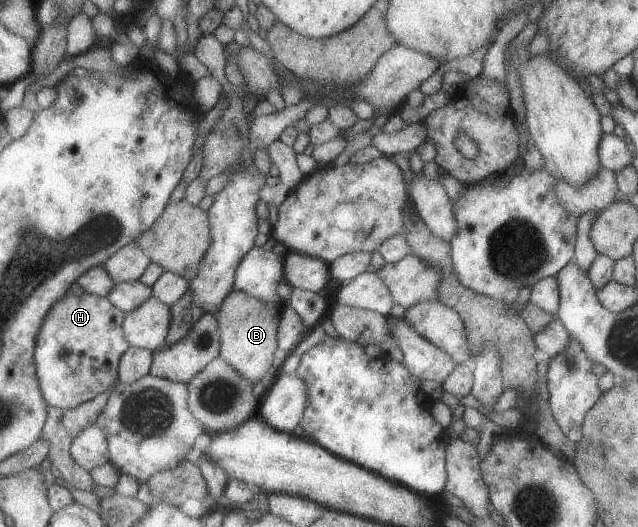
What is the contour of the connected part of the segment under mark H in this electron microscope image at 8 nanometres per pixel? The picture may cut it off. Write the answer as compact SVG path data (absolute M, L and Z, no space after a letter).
M87 291L80 296L68 293L51 308L36 348L40 385L50 406L77 408L118 383L120 362L132 346L123 330L126 316L109 297Z

